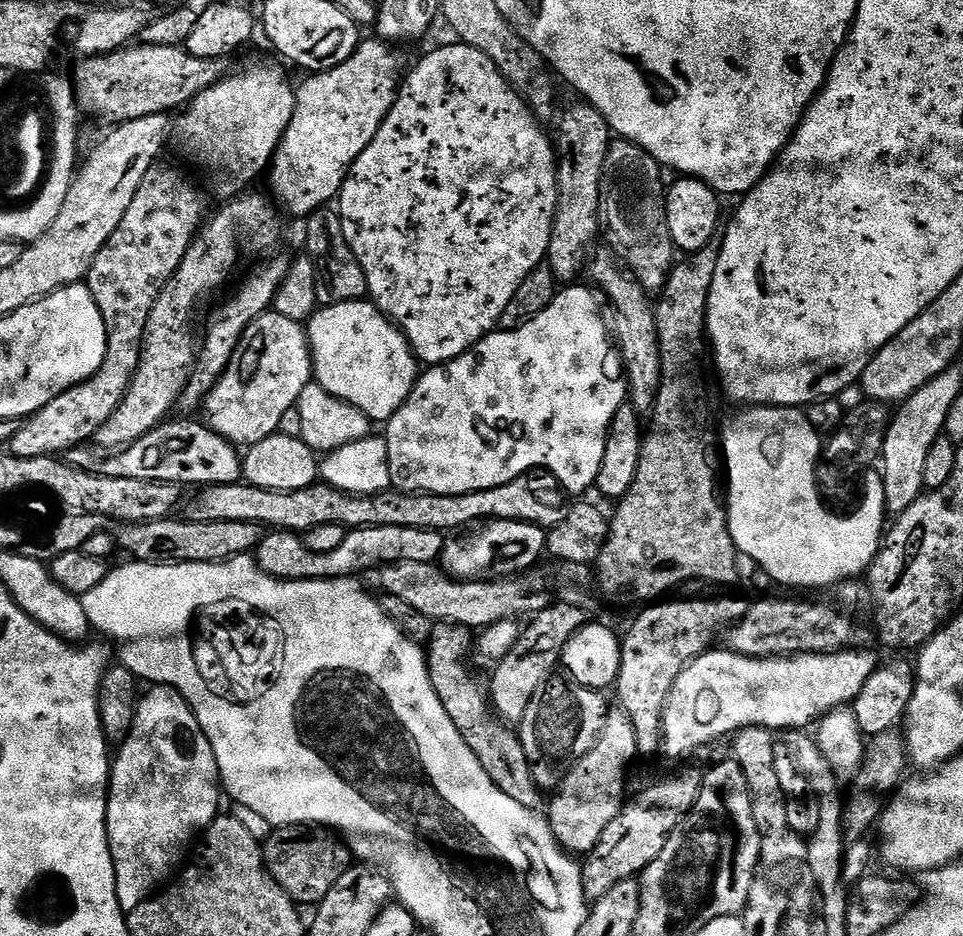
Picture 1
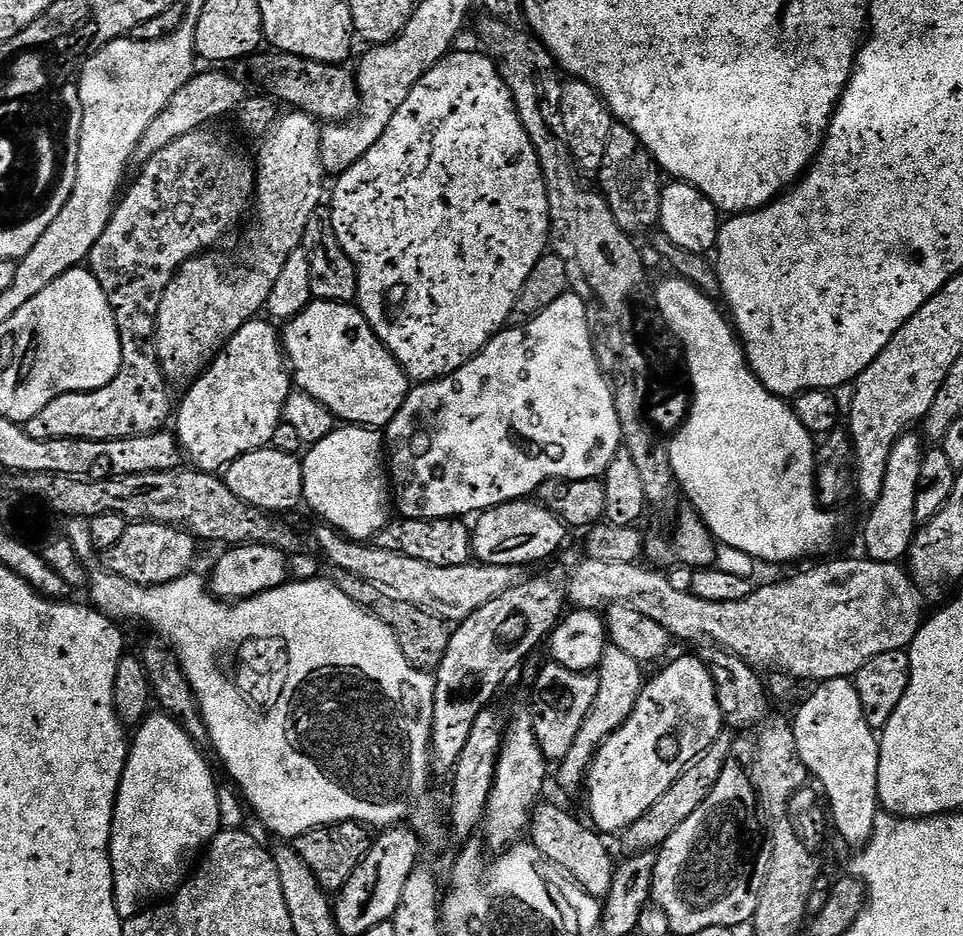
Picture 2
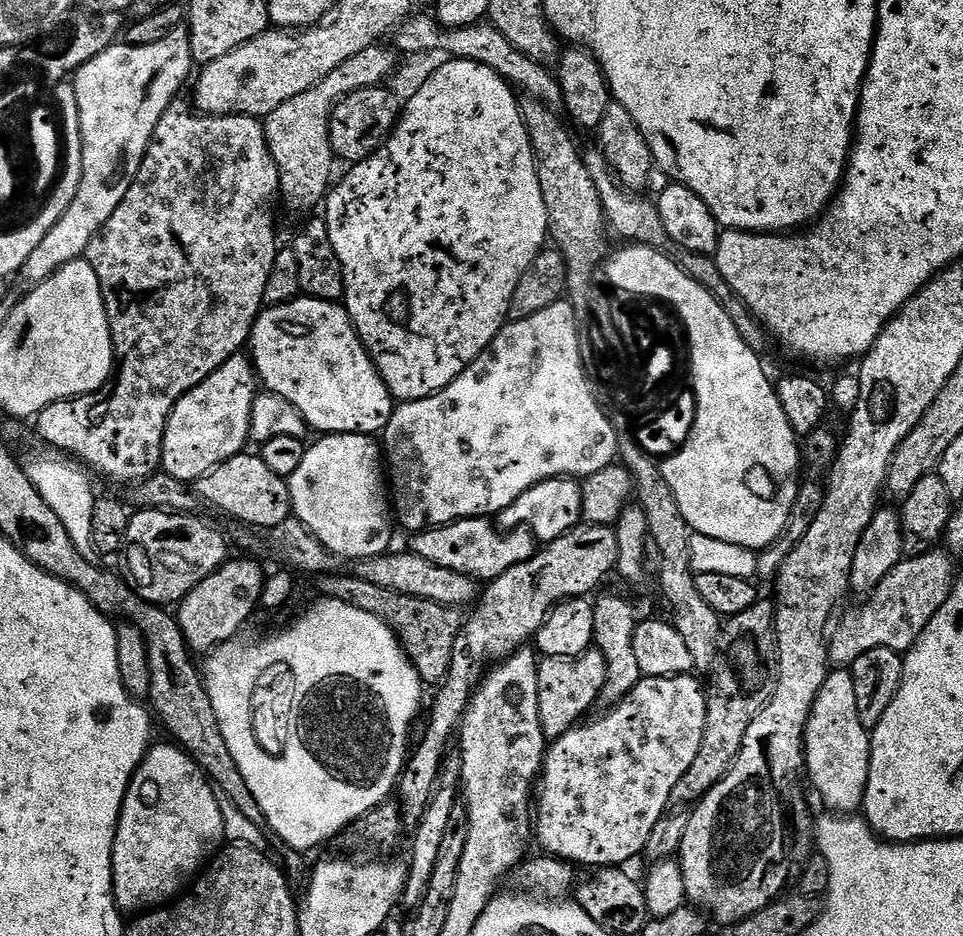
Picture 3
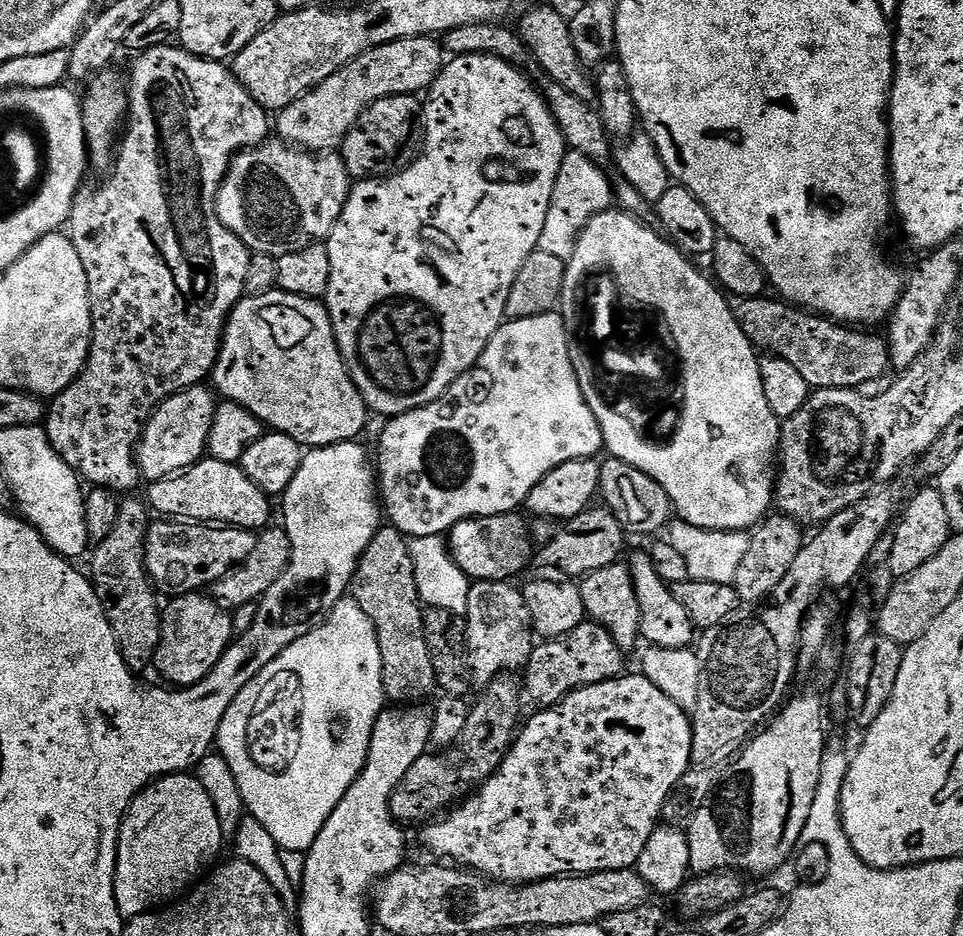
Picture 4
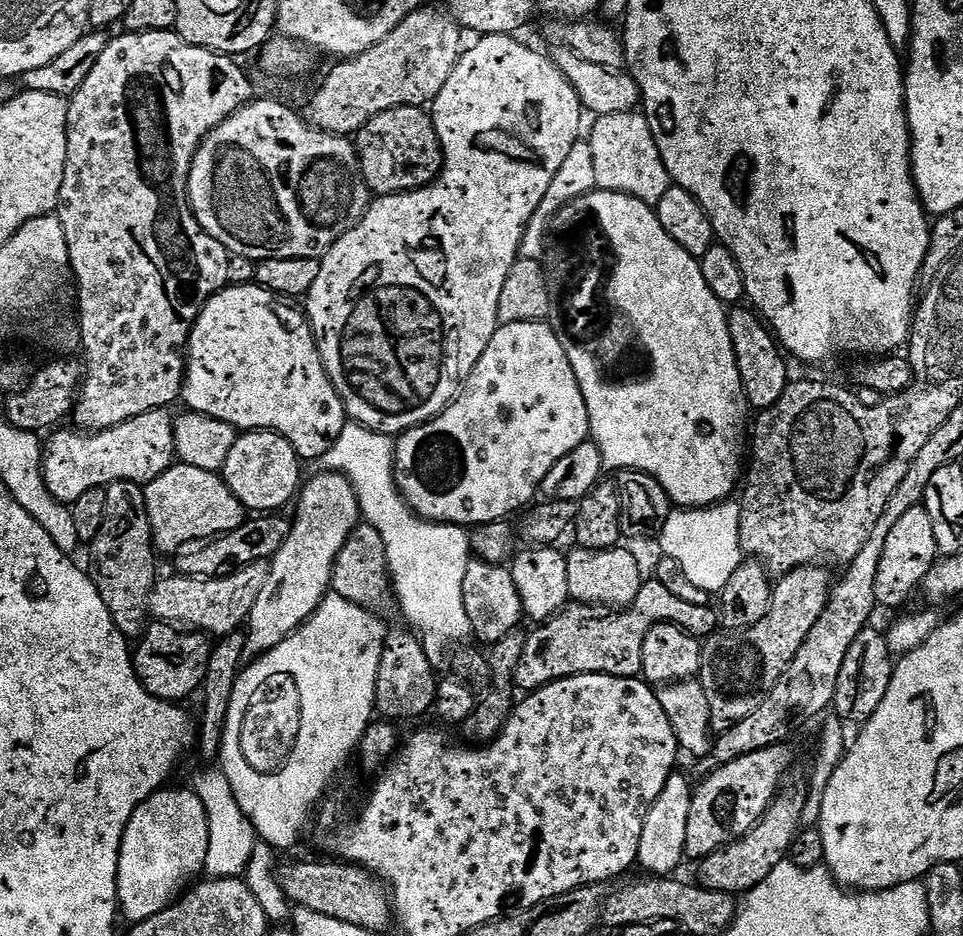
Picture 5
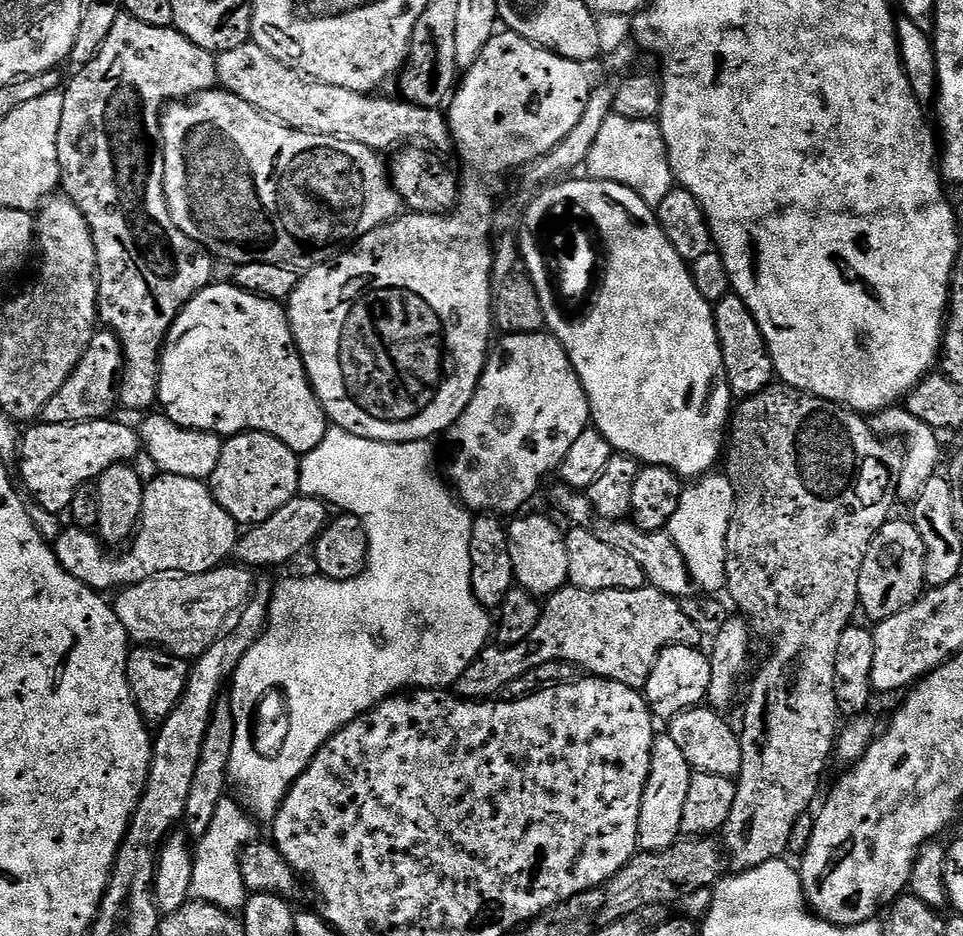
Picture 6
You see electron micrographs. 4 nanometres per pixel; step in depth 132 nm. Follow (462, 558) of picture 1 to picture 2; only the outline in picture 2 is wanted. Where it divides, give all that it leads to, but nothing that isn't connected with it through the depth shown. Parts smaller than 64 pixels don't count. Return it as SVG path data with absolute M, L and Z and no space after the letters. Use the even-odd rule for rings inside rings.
M531 499L511 500L509 504L499 504L496 508L487 508L475 517L476 525L471 525L472 555L479 563L490 566L525 566L535 560L544 560L552 556L564 544L564 521L556 517L555 512L544 507L543 503L531 504Z

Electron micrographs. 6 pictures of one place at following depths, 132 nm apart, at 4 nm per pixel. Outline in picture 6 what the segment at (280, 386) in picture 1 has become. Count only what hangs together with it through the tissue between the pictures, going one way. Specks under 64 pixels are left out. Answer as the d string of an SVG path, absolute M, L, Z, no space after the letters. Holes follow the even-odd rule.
M116 418L87 420L81 424L36 422L29 428L32 429L23 433L20 442L20 476L33 496L31 499L52 513L67 513L80 487L95 481L112 464L135 461L135 456L142 452L139 431L128 424L119 424Z

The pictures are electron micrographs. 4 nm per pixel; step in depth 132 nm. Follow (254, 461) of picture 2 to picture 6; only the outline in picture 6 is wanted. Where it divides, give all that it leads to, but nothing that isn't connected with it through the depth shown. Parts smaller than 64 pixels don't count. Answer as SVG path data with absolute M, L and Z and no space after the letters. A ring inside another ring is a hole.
M156 474L153 480L147 481L144 489L144 501L140 511L138 531L131 541L130 547L121 556L111 556L105 545L95 535L89 534L83 528L68 526L54 541L54 551L58 562L78 582L95 588L97 592L107 593L107 588L123 590L142 582L151 576L161 574L202 574L219 568L225 563L227 556L231 557L236 551L238 525L236 520L222 510L220 503L212 497L212 489L205 481L181 476Z

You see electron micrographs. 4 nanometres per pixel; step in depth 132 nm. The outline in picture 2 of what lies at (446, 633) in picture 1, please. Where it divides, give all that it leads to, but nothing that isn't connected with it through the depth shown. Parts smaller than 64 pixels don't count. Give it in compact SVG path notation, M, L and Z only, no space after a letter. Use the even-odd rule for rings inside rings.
M541 802L532 811L530 840L546 858L550 858L550 862L567 872L583 892L606 898L610 894L617 865L612 864L612 852L604 845L605 837L595 827L585 824L578 817L571 816L566 809Z

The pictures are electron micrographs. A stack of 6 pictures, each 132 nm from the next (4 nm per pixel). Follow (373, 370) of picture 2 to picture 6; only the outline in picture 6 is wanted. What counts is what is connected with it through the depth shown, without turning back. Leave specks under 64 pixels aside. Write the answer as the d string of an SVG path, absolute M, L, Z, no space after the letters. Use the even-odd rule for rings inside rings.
M213 282L196 295L187 306L178 314L178 318L168 331L168 339L164 342L164 351L160 354L160 394L158 404L163 415L169 416L178 426L183 428L193 428L199 432L215 432L221 438L238 436L242 432L265 432L274 438L278 438L290 450L297 454L303 454L314 450L322 438L326 438L330 421L324 412L320 399L312 389L312 384L308 380L308 375L304 369L304 363L300 357L300 352L296 348L296 339L292 337L292 327L288 321L288 312L283 303L267 300L264 296L255 296L246 290L242 290L235 282L219 284Z

